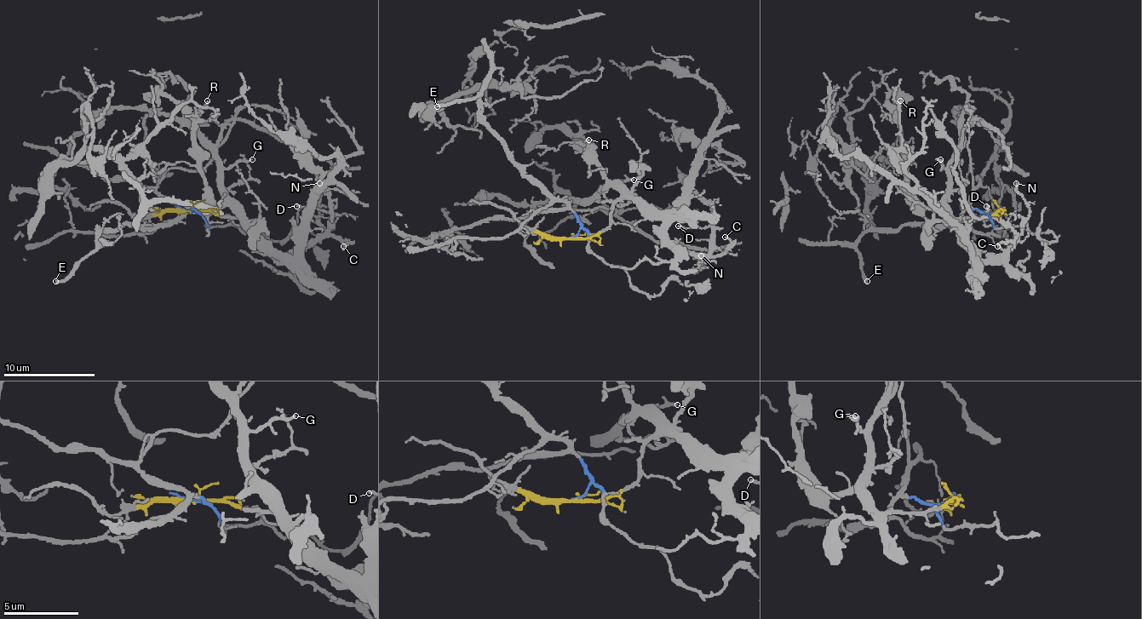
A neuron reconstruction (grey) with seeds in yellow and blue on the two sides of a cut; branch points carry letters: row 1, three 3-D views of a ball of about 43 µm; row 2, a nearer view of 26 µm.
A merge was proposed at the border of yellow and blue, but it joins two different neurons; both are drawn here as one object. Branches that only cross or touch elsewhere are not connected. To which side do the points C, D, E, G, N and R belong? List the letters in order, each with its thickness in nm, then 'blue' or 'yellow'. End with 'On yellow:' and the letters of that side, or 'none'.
C: 180 nm thick; yellow
D: 150 nm thick; yellow
E: 240 nm thick; blue
G: 240 nm thick; yellow
N: 200 nm thick; yellow
R: 170 nm thick; yellow
On yellow: C, D, G, N, R

